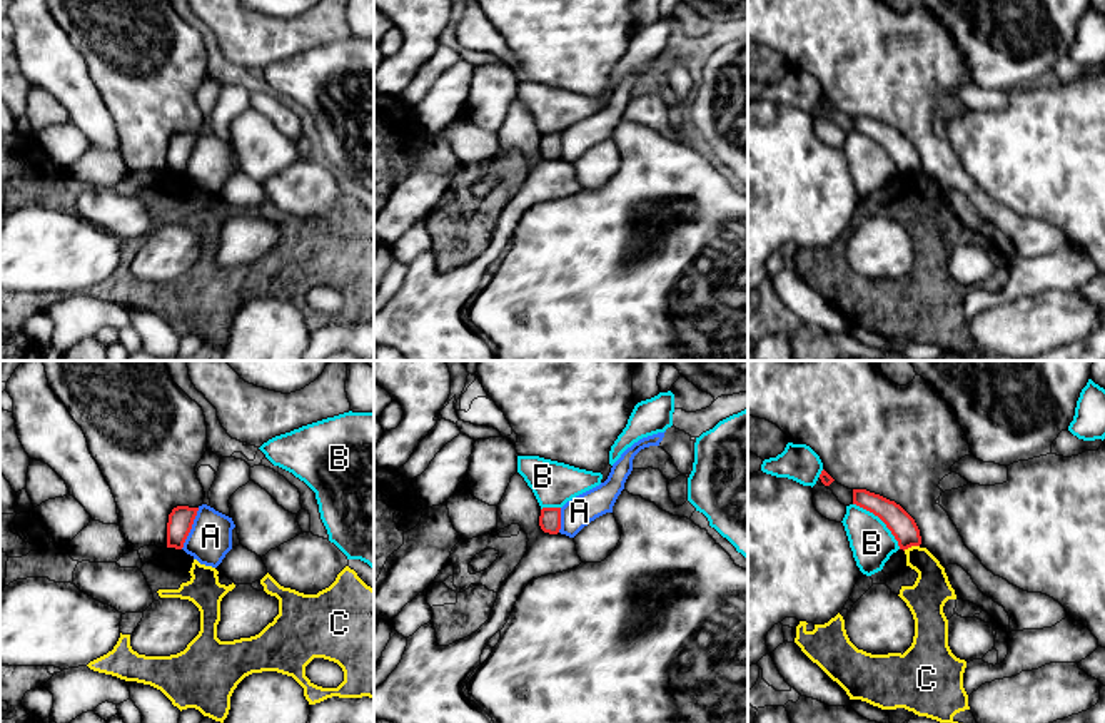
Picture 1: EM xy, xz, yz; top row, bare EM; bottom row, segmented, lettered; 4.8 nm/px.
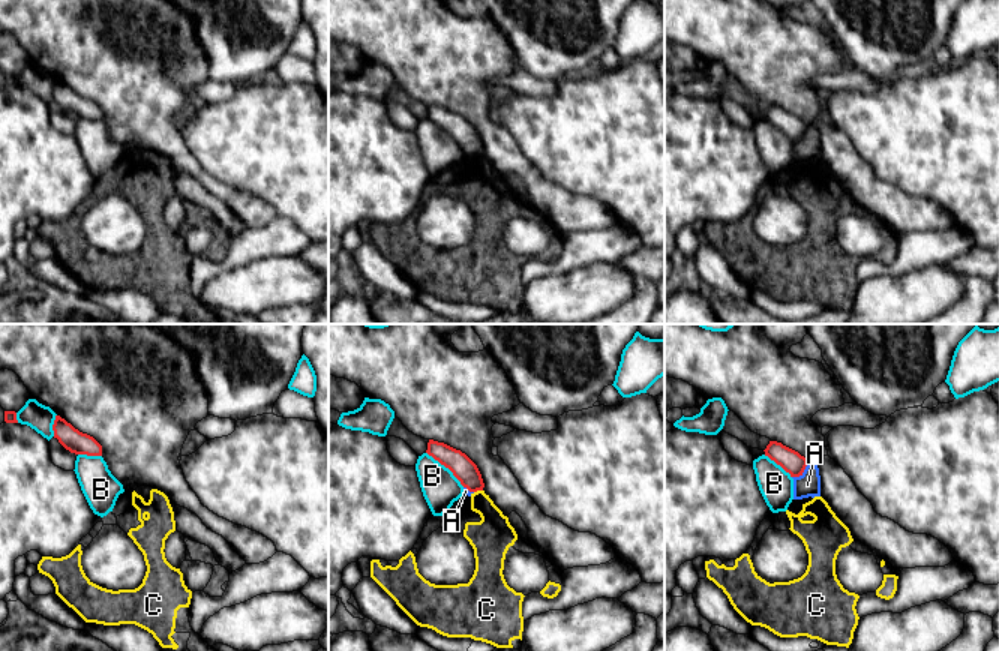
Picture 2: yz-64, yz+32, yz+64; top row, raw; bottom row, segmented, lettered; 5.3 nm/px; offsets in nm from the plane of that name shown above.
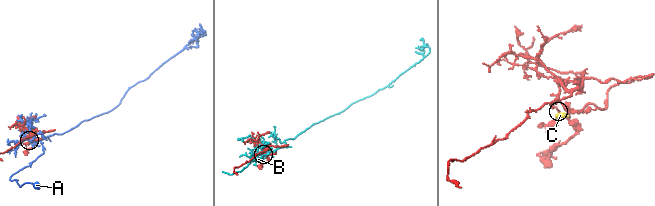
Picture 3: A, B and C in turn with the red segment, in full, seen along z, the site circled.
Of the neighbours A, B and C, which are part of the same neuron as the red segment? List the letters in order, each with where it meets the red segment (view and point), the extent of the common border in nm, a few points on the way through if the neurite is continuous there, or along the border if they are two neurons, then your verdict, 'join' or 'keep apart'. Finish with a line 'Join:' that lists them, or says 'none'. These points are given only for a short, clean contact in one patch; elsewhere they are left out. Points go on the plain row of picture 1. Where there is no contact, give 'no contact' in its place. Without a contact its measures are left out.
A: xy (191, 154) | 220 nm | keep apart
B: yz (882, 146) | 320 nm | keep apart
C: yz (910, 172) | 80 nm | along yz (918, 171), (903, 176) | keep apart
Join: none

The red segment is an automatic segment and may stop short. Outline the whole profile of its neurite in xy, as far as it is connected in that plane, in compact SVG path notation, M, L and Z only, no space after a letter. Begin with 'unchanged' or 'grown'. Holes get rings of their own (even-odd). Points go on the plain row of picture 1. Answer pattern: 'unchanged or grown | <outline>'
unchanged | M177 132L169 140L167 174L182 175L192 155L199 134Z

